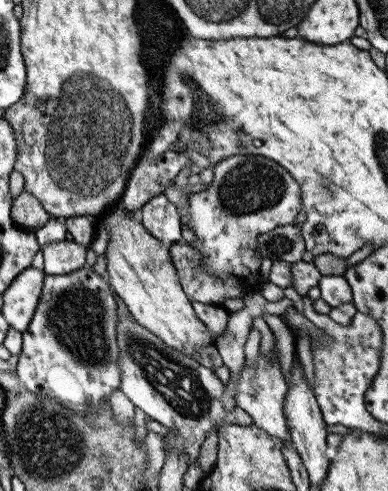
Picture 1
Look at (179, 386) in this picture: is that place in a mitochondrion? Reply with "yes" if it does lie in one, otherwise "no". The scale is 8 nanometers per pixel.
yes

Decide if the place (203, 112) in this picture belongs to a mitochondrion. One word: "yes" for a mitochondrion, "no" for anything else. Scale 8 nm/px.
yes

